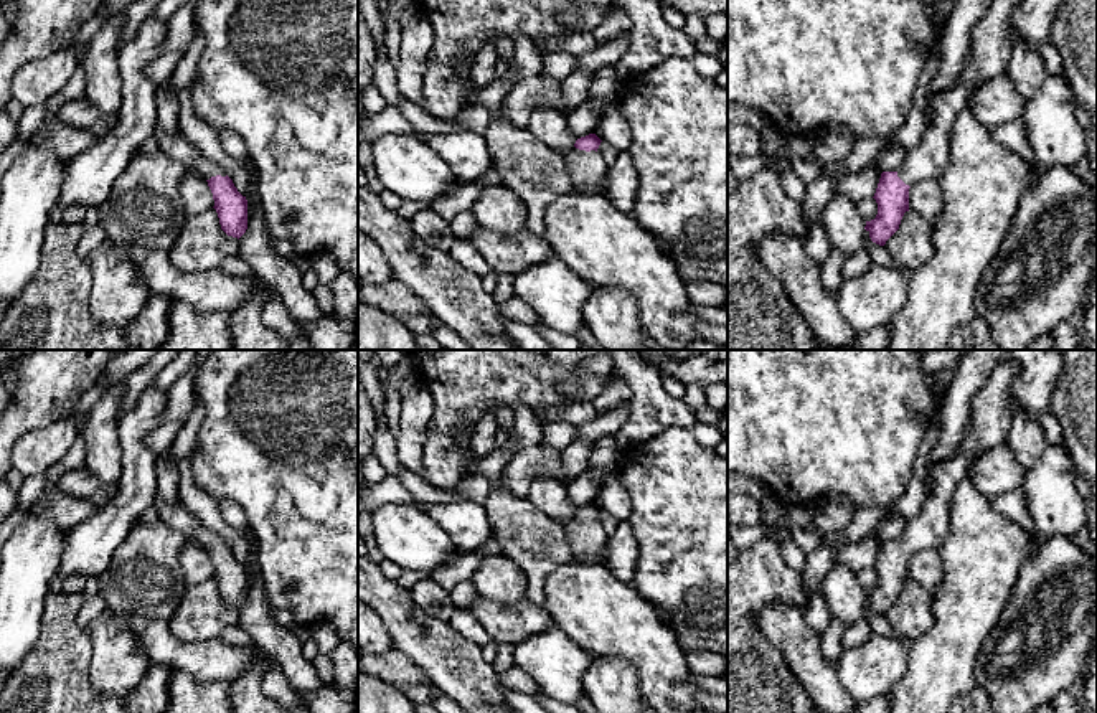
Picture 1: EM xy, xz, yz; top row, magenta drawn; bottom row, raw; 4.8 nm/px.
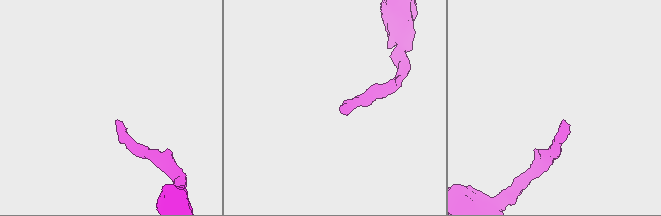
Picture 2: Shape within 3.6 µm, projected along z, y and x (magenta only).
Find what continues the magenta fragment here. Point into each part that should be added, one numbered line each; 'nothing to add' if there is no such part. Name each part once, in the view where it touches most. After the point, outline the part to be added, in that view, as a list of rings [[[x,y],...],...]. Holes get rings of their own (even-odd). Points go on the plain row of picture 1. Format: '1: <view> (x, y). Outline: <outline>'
1: xz (586, 540). Outline: [[[572,517],[566,528],[567,543],[574,563],[600,564],[600,551],[607,543],[609,535],[596,520],[586,522]]]

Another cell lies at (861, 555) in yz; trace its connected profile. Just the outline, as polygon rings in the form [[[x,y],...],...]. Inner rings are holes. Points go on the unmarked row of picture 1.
[[[874,533],[858,543],[845,545],[838,550],[836,563],[846,564],[855,571],[873,568],[883,540]]]

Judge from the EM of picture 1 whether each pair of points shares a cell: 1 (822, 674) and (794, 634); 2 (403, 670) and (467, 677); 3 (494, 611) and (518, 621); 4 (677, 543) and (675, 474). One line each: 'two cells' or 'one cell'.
1: one cell
2: two cells
3: one cell
4: one cell

